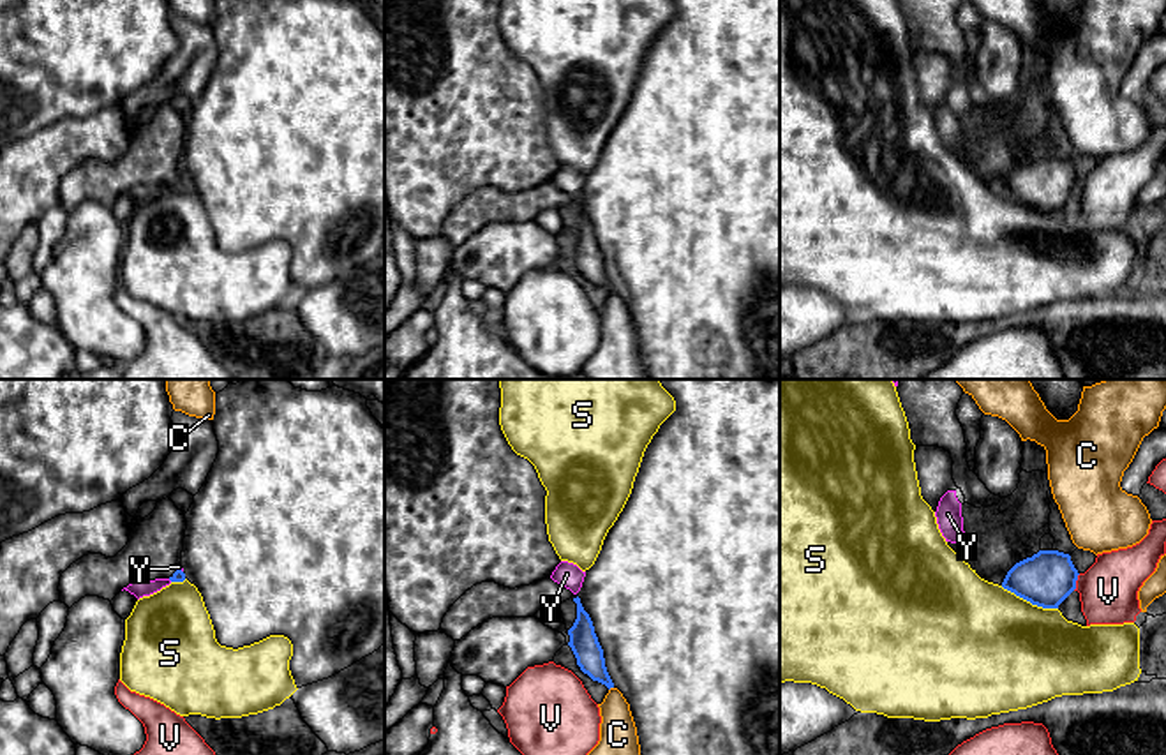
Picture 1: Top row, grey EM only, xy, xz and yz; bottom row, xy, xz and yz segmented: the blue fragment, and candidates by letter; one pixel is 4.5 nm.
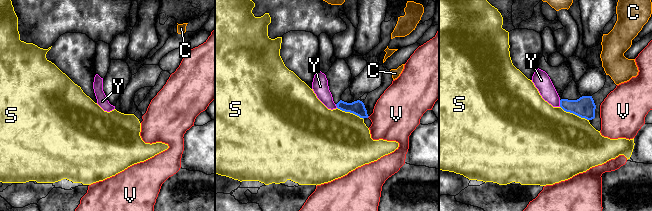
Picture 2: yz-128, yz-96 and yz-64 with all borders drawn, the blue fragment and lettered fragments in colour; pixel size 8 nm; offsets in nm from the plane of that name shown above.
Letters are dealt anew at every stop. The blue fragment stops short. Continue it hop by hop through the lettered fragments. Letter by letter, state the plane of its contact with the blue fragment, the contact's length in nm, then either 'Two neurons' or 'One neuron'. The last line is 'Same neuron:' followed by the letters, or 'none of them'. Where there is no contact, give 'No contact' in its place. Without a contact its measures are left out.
C: Touches blue in xz. Shared border 30 nm. Two neurons
S: Touches blue in yz. Shared border 280 nm. Two neurons
V: Touches blue in yz. Shared border 90 nm. Two neurons
Y: Touches blue in xy. Shared border 30 nm. Two neurons
Same neuron: none of them

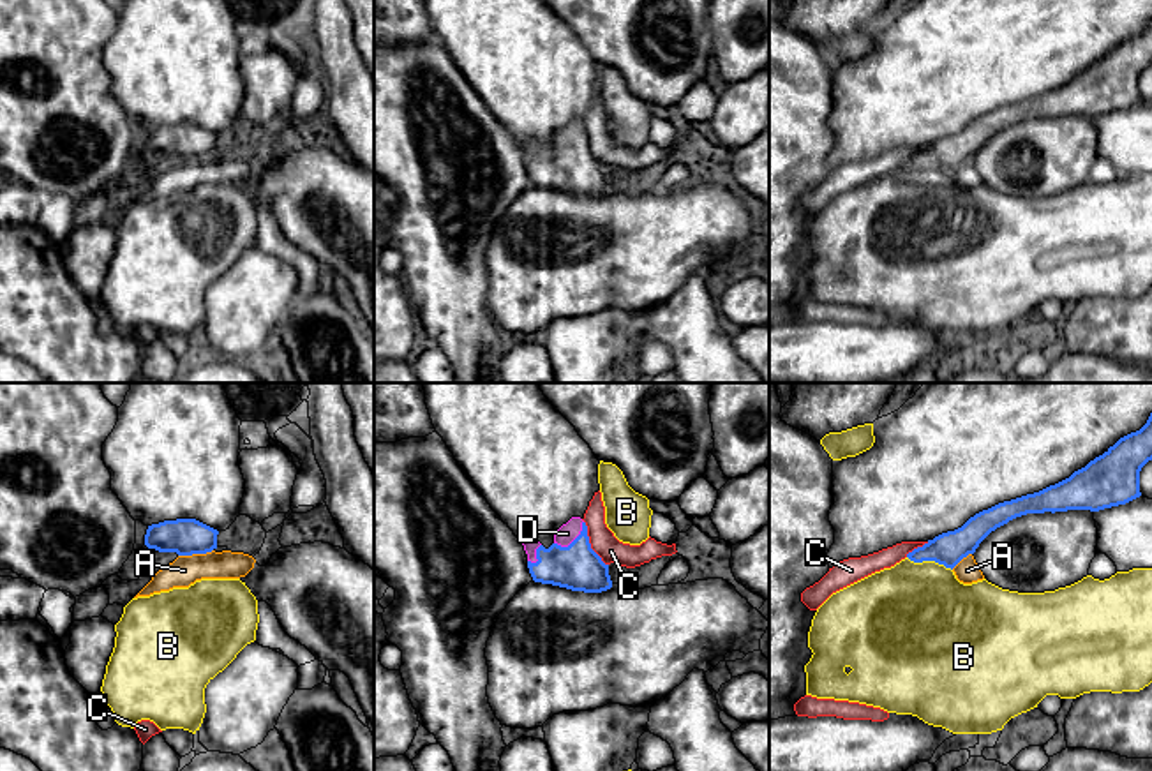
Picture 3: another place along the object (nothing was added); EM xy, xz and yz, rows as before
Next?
A: Touches blue in xy. Shared border 160 nm. Two neurons
B: Touches blue in yz. Shared border 220 nm. Two neurons
C: Touches blue in xz. Shared border 240 nm. Two neurons
D: Touches blue in xz. Shared border 170 nm. One neuron
Same neuron: D

